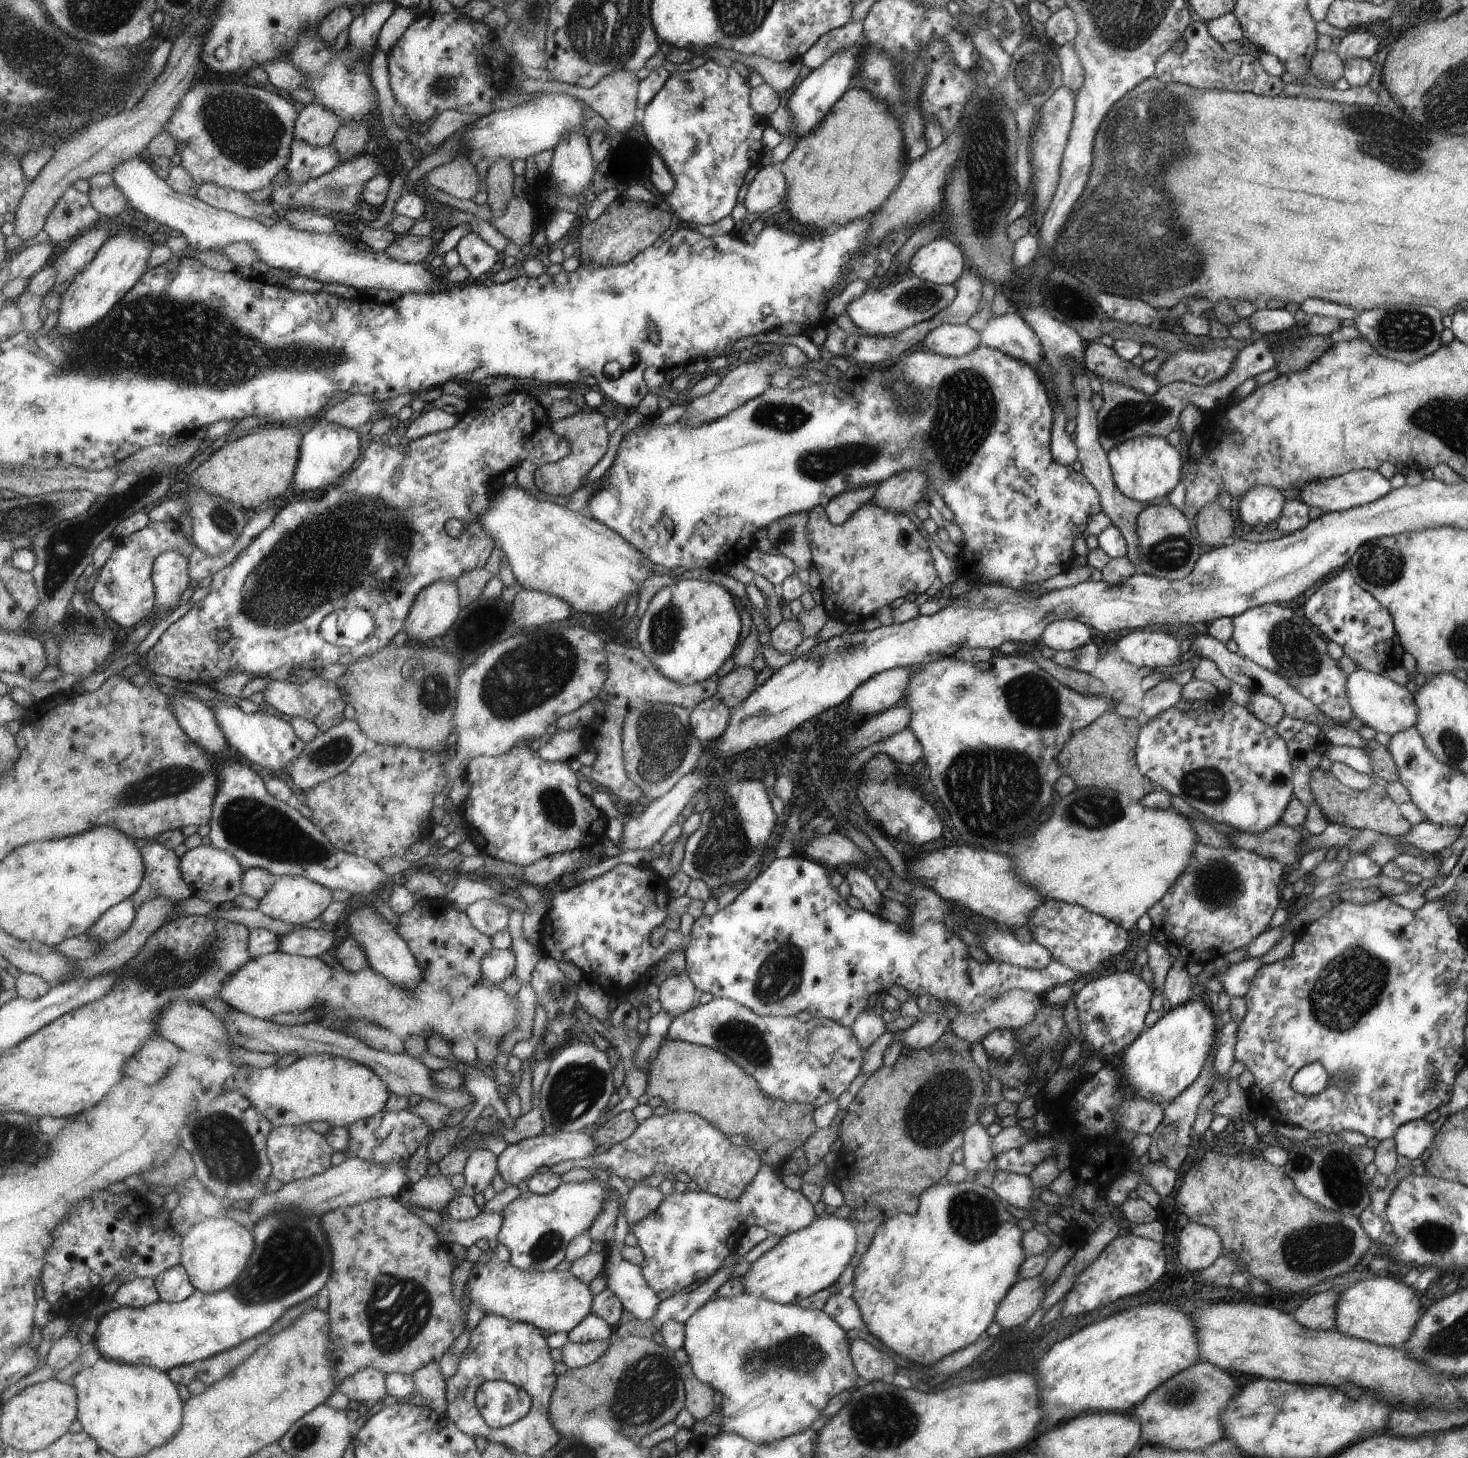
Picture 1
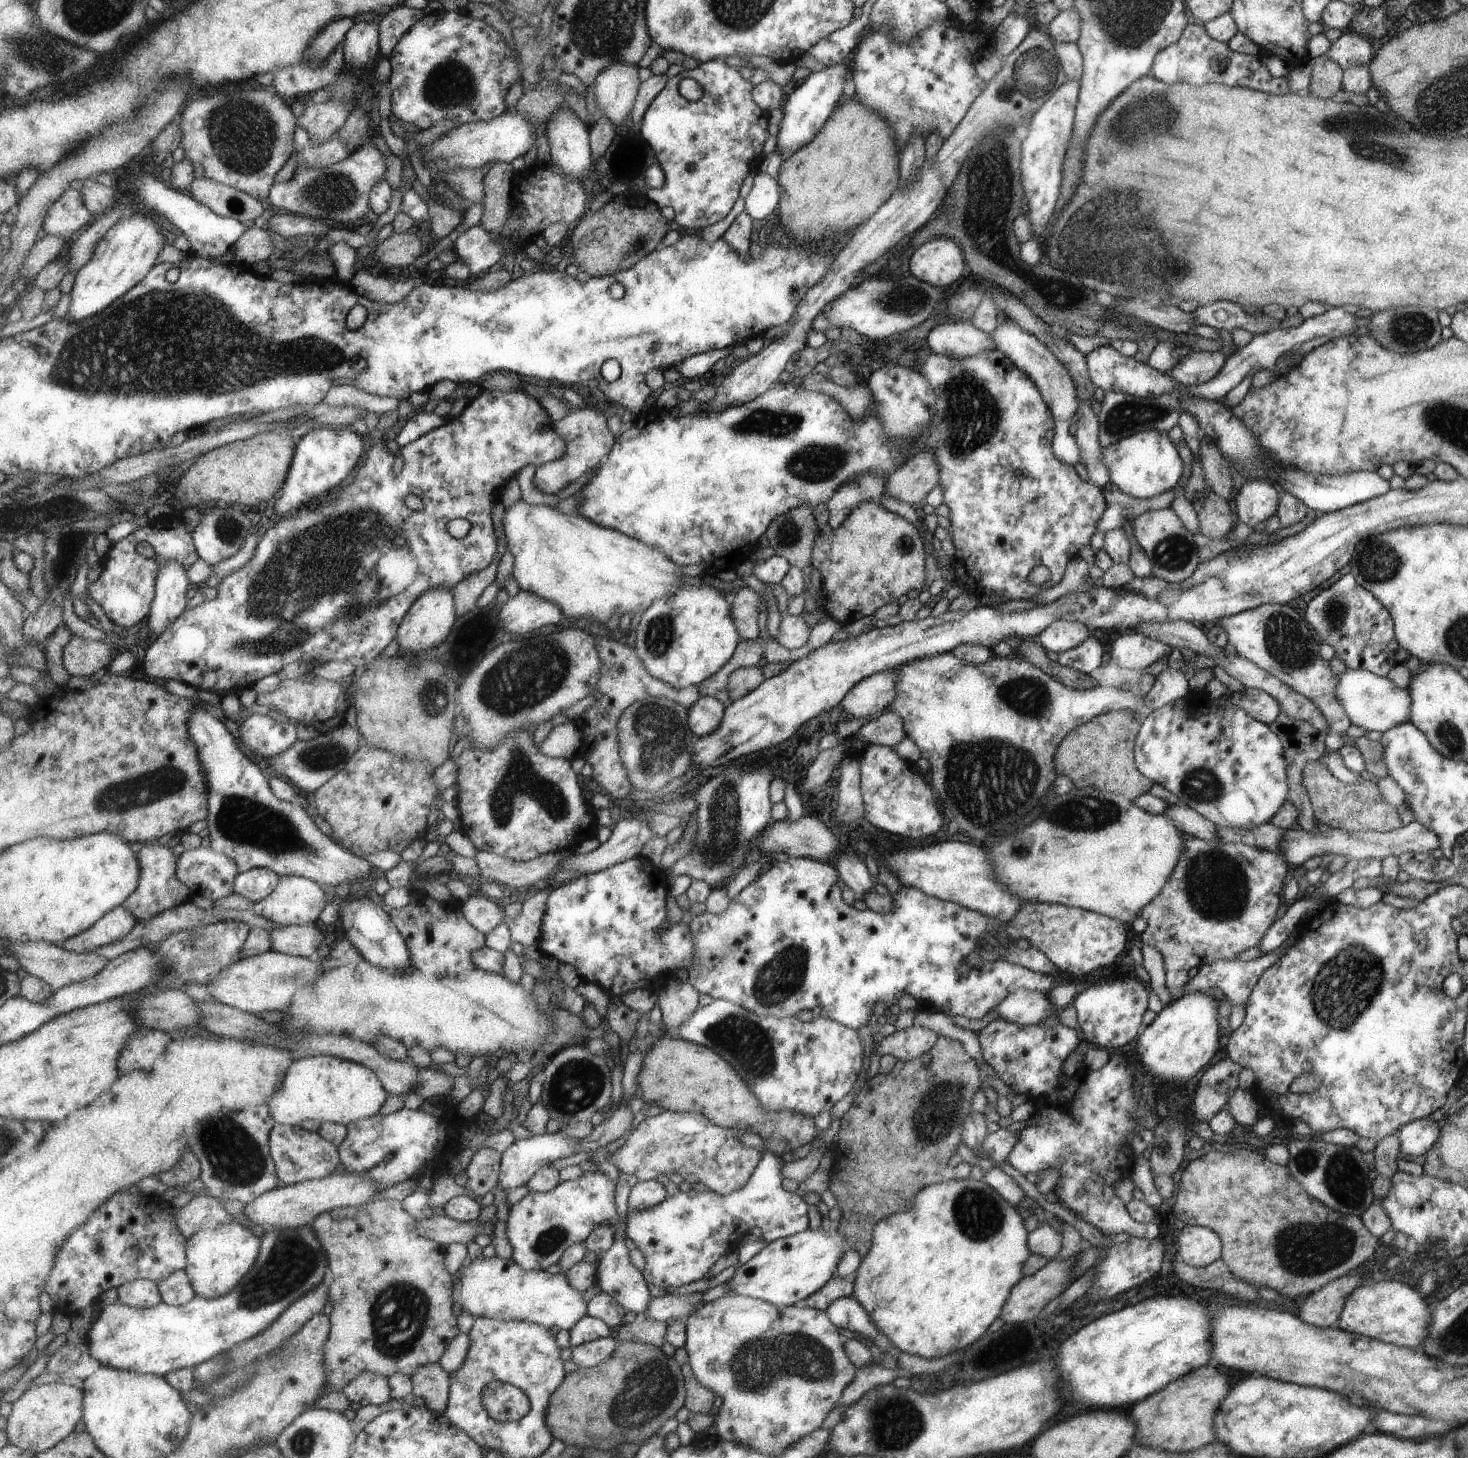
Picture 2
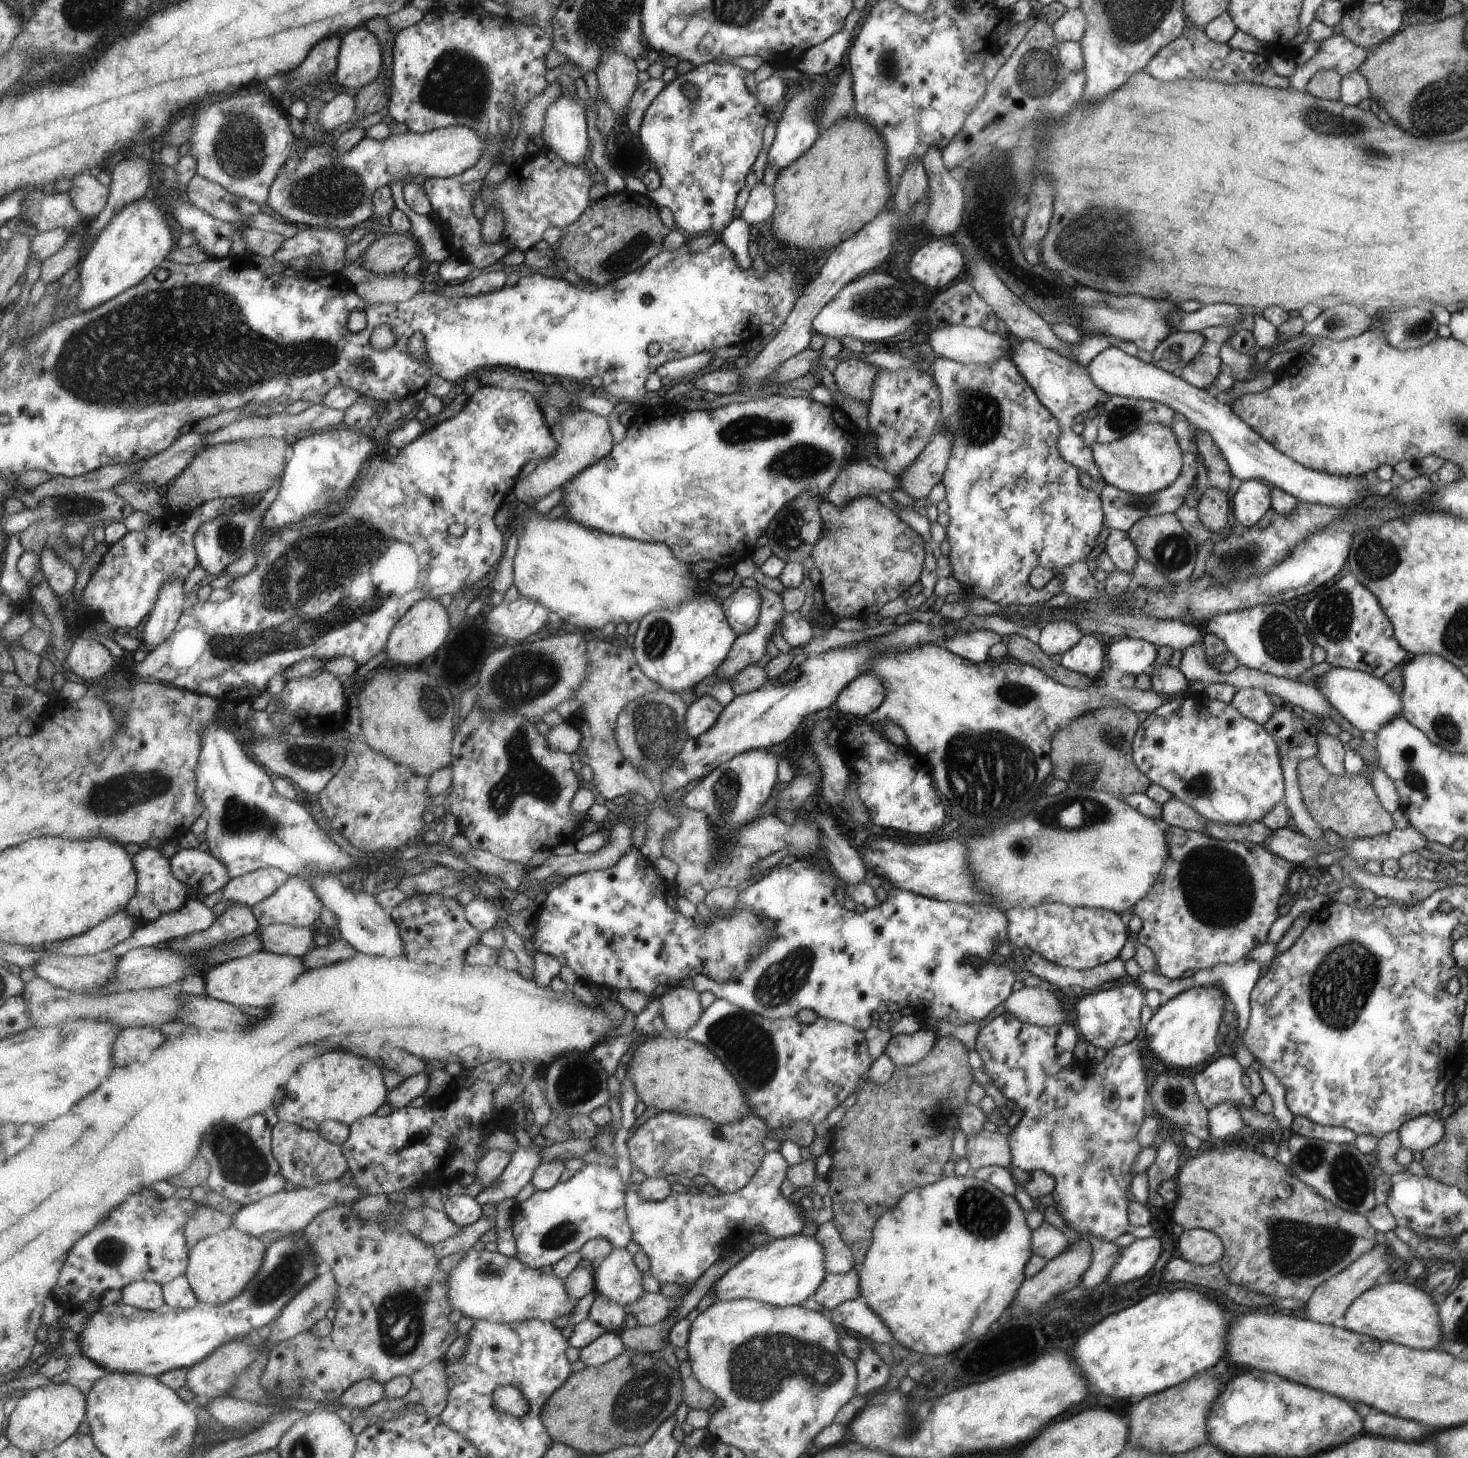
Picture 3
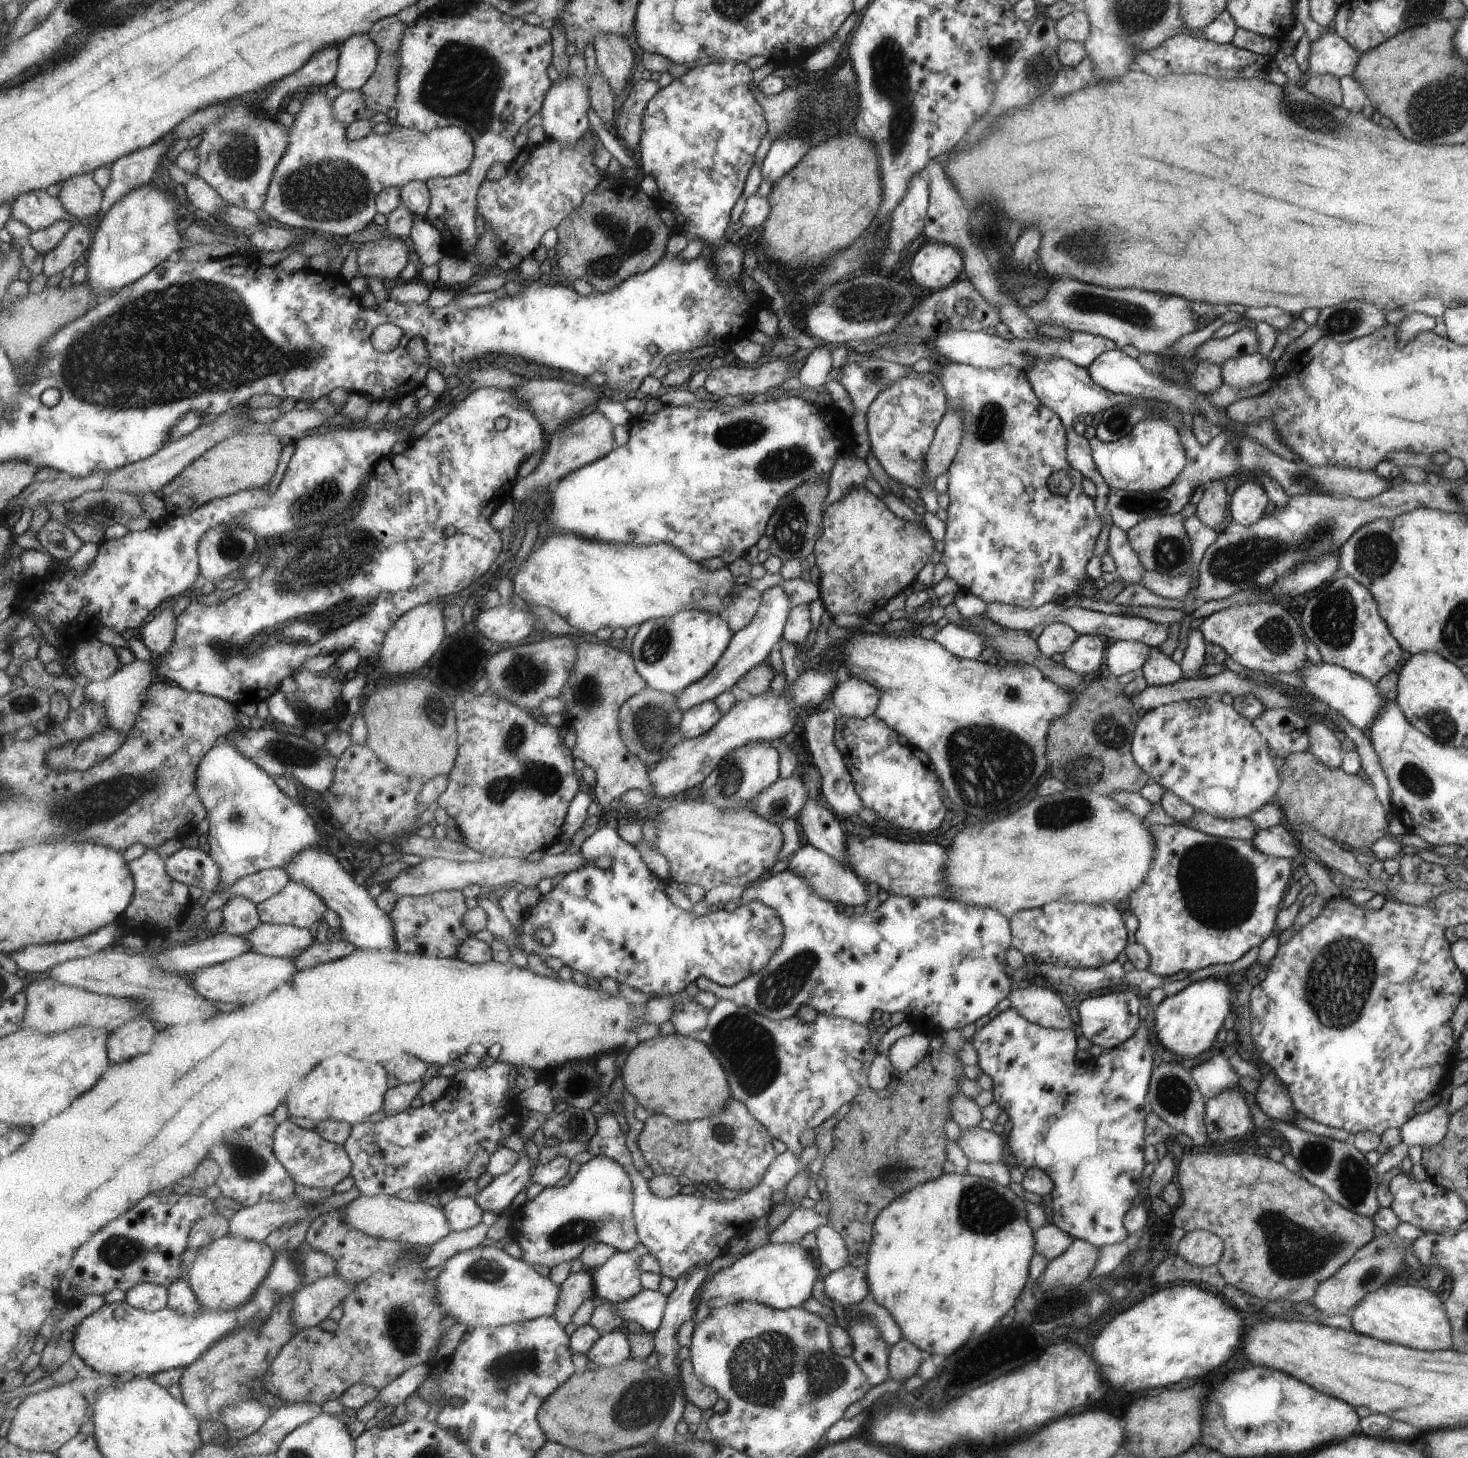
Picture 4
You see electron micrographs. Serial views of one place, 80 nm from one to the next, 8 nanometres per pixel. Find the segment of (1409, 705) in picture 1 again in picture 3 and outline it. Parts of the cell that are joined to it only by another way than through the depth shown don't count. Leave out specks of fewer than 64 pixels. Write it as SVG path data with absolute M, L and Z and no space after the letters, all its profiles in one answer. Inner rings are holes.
M1331 667L1323 673L1318 689L1341 716L1362 733L1367 730L1375 732L1391 717L1399 715L1402 707L1400 694L1395 694L1381 679L1345 667Z

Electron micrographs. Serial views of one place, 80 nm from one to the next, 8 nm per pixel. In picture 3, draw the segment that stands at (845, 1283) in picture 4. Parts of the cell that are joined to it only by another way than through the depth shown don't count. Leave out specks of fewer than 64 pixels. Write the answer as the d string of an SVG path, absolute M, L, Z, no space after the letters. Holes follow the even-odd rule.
M853 1266L844 1273L827 1274L810 1298L825 1311L830 1311L840 1302L853 1300L860 1294L858 1271L859 1266Z

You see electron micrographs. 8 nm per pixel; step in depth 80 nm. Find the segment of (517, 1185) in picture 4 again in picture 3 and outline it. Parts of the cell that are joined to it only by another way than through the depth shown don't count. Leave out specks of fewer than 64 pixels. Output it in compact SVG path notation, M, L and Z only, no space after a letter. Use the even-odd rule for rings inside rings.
M532 1143L528 1148L519 1147L513 1152L510 1165L503 1174L476 1196L479 1204L491 1204L495 1207L509 1198L515 1199L525 1185L532 1182L537 1167L543 1162L544 1148Z

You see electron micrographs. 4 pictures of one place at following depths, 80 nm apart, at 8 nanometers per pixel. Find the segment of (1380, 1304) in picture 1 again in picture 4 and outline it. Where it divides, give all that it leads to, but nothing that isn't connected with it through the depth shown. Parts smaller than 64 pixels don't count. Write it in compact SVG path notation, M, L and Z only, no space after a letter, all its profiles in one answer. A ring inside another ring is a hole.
M1385 1282L1349 1310L1352 1330L1384 1343L1403 1345L1423 1351L1444 1351L1451 1348L1451 1322L1433 1291L1421 1287L1397 1286Z

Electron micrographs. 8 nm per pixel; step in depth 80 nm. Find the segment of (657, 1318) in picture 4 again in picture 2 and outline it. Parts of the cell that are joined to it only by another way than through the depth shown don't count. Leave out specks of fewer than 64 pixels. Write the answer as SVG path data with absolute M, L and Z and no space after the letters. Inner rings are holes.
M666 1293L660 1297L653 1297L651 1304L646 1308L646 1315L661 1322L685 1320L700 1305L701 1295L702 1293L691 1293L675 1296Z

